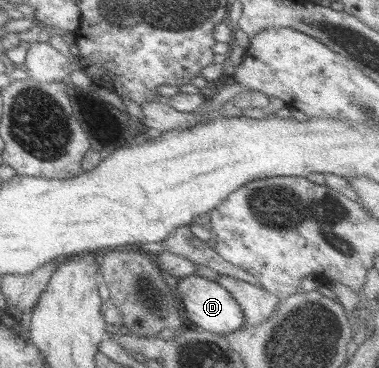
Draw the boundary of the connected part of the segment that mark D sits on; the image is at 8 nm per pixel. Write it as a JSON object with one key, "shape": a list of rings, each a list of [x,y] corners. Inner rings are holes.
{"shape":[[[189,275],[179,278],[177,289],[179,290],[179,300],[182,302],[183,309],[185,309],[185,315],[194,325],[194,328],[222,336],[245,326],[245,317],[243,317],[241,307],[235,301],[233,295],[215,281],[204,279],[198,275]]]}

